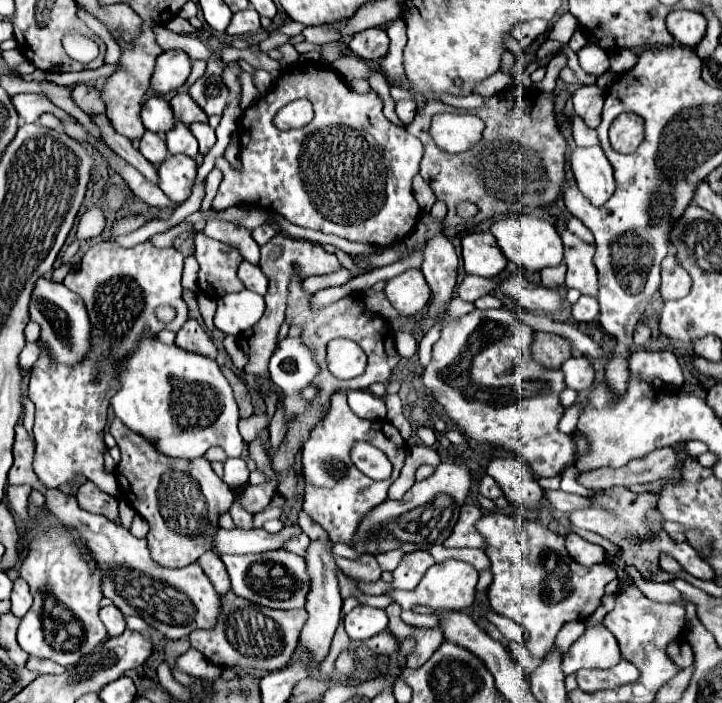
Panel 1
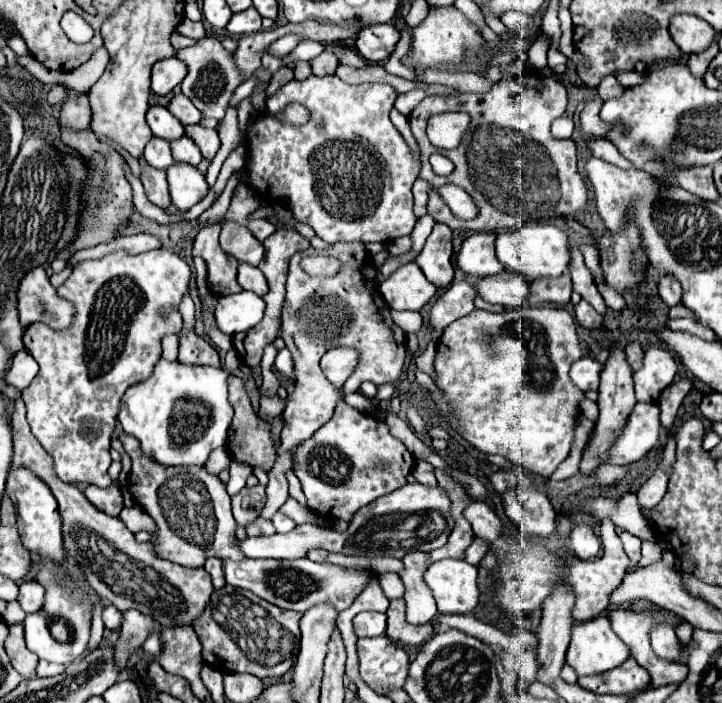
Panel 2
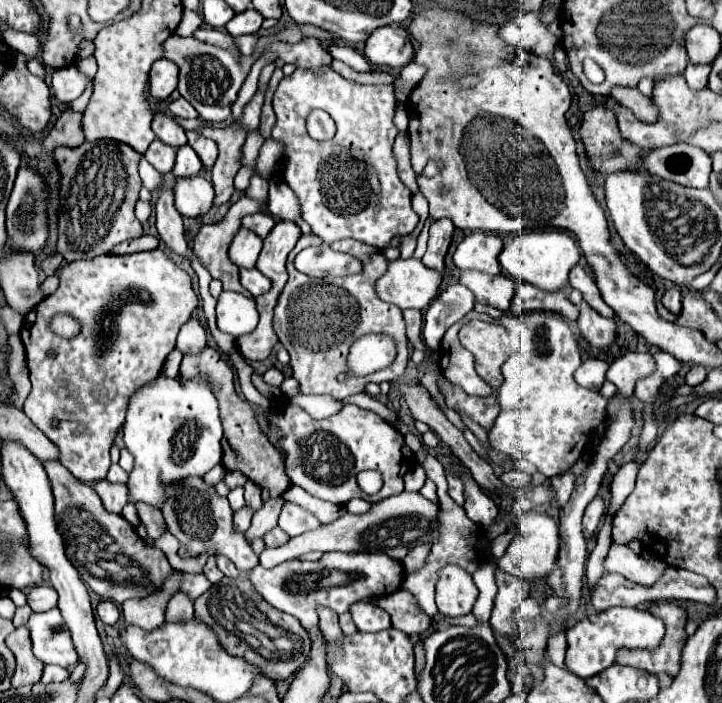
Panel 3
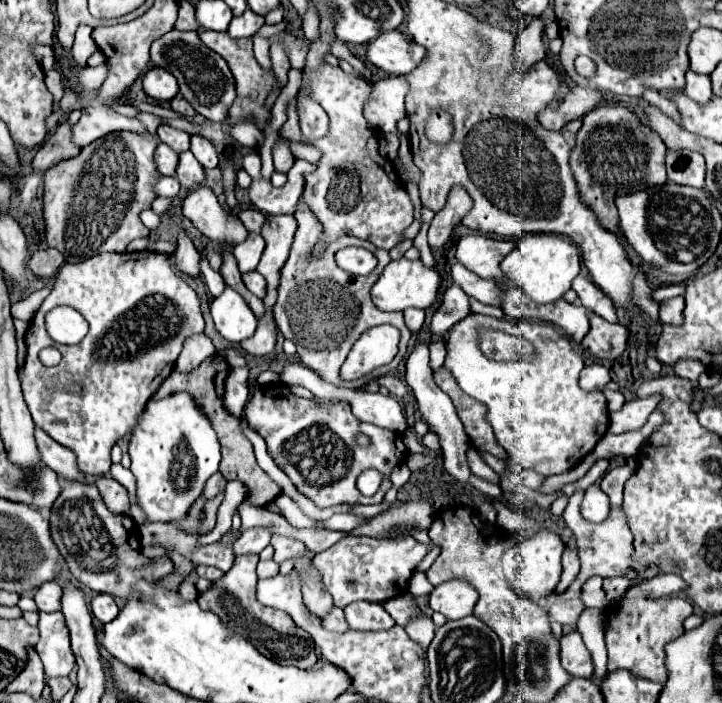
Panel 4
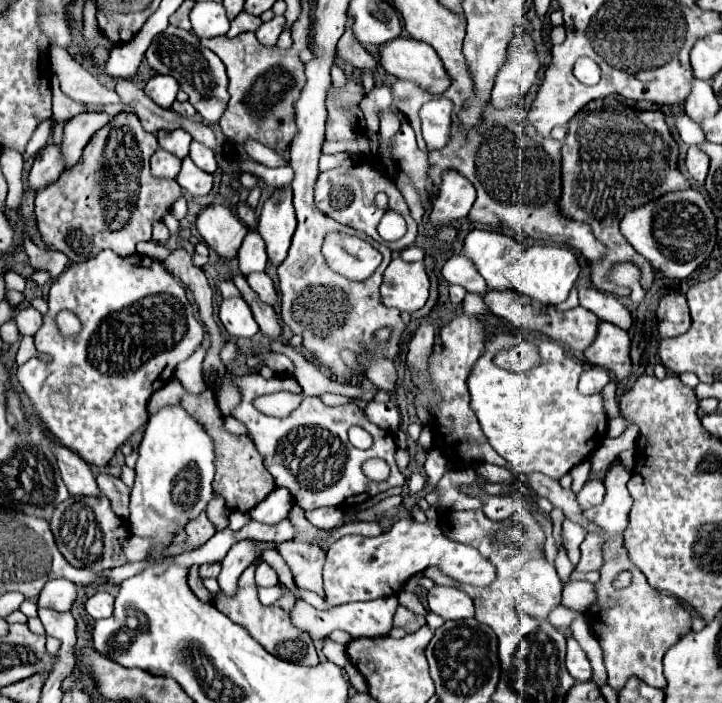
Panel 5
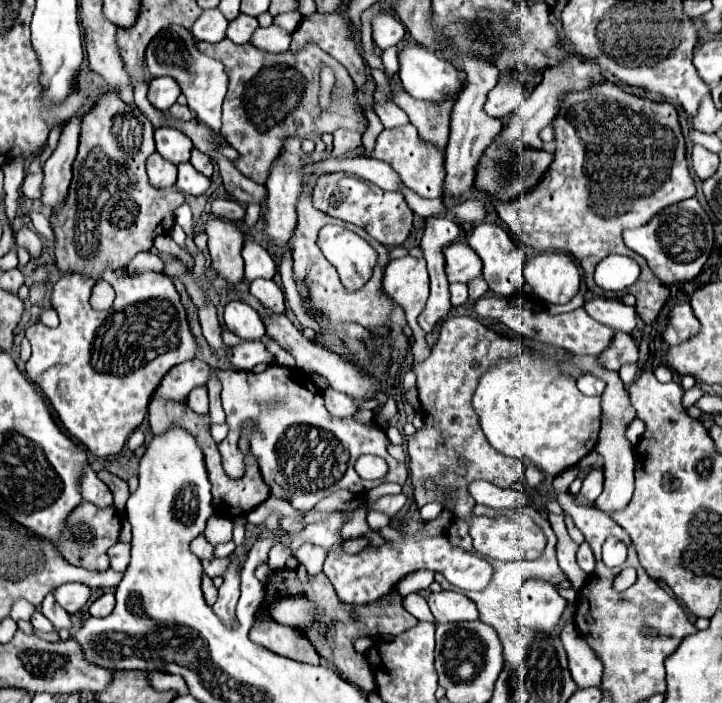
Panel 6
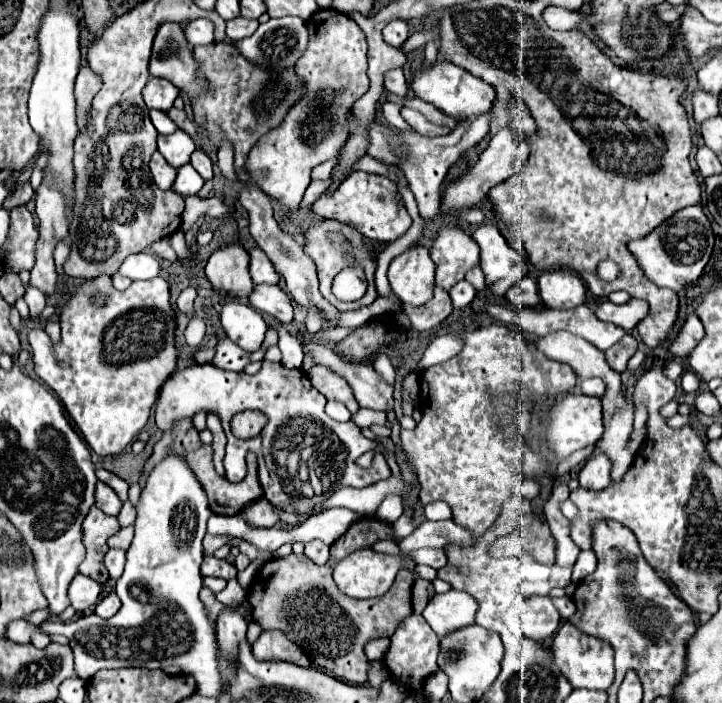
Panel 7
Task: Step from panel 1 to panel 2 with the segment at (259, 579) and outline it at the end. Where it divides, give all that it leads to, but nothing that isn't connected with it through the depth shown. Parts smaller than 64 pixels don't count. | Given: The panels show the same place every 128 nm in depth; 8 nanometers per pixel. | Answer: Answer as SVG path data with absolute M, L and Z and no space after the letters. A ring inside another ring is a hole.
M248 558L242 562L224 560L224 576L230 586L246 588L282 610L294 610L304 614L308 608L320 602L334 604L338 612L348 608L354 602L354 598L366 588L372 574L364 568L344 568L330 562L320 564L308 558L298 558L298 560L250 560Z

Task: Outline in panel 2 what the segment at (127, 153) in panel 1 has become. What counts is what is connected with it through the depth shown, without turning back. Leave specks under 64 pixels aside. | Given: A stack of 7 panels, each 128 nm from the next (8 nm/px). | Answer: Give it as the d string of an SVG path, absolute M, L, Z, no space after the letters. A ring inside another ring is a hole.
M144 160L142 164L142 184L146 190L146 196L152 204L156 204L158 208L166 210L172 200L170 200L170 192L168 192L168 180L166 180L166 172L164 170L156 170L152 166L148 166Z

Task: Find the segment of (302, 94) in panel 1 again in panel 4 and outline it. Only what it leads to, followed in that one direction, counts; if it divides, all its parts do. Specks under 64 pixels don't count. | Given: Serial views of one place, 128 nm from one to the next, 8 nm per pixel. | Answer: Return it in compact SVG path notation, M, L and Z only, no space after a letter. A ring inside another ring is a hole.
M324 64L310 74L312 98L330 116L328 136L314 146L322 150L318 168L306 174L302 200L324 224L328 240L336 240L344 234L370 240L378 248L390 250L404 240L404 230L414 220L414 210L408 192L398 182L398 174L390 160L378 152L378 132L364 118L364 104L372 92L372 86L354 74L346 74L338 66ZM292 100L288 106L288 120L286 124L280 128L280 134L292 142L302 142L302 134L300 134L300 126L298 126L298 114L296 114L296 102Z

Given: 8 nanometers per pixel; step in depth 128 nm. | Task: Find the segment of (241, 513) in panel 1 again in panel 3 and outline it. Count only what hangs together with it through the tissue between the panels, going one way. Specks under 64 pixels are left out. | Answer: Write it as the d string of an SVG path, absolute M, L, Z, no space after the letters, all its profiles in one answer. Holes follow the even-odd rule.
M274 528L274 530L270 530L266 536L264 536L264 542L266 542L266 546L280 546L280 544L286 544L290 540L290 536L282 530L282 528Z

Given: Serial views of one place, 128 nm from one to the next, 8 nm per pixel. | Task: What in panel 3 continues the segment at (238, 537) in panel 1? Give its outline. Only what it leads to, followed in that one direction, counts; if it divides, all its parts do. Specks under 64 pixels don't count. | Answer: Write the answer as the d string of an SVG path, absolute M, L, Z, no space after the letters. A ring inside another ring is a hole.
M402 492L396 496L390 496L382 502L372 504L372 510L366 514L346 514L340 520L326 524L318 530L300 534L292 540L288 540L280 548L266 548L260 554L260 562L264 568L274 568L276 564L282 564L286 560L292 560L296 556L302 556L312 550L330 552L386 552L388 556L402 560L410 548L414 548L418 542L434 542L438 536L438 504L426 500L420 492Z

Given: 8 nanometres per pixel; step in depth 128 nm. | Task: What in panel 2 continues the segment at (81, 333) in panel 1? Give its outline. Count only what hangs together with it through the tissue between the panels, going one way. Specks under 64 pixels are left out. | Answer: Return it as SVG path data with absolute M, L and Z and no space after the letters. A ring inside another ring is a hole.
M36 266L20 280L18 316L22 324L44 322L56 330L70 326L74 318L74 306L56 294L56 288L48 282L44 268ZM16 352L16 356L12 358L12 366L6 372L4 380L6 380L6 384L10 384L14 388L24 390L32 382L34 376L36 376L34 358L28 352Z

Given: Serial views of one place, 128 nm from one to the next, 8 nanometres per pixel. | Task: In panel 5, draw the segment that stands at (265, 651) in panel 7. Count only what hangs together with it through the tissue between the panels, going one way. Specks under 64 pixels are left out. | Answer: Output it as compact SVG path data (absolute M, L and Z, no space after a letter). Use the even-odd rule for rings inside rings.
M248 566L244 570L244 574L240 576L240 582L238 582L238 590L232 598L226 598L222 594L216 594L214 596L214 606L228 614L236 624L242 624L248 634L260 642L270 654L282 658L282 660L290 660L290 662L296 662L296 664L304 664L304 666L316 666L318 664L318 654L316 654L316 648L312 644L312 638L306 634L306 632L300 632L298 628L292 626L290 622L290 609L294 607L296 597L293 592L287 589L283 584L278 583L283 589L285 589L284 595L270 606L262 606L260 600L258 600L258 594L256 594L256 584L254 584L254 568L256 566Z

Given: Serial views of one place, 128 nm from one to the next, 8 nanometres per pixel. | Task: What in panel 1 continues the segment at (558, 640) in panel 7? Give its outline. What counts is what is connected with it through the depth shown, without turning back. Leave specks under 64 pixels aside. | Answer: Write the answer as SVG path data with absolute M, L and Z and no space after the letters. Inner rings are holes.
M596 624L586 626L580 640L568 648L562 660L562 670L564 674L572 674L582 668L612 668L620 660L622 654L616 638L608 628L604 628L604 624ZM674 640L670 646L668 646L668 656L680 666L680 668L688 668L692 666L692 660L694 660L694 654L692 654L692 648L686 640Z

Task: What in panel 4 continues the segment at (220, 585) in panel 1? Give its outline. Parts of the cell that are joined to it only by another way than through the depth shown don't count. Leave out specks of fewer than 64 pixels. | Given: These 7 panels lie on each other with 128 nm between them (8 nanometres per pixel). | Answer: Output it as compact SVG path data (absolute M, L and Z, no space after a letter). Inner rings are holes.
M196 566L196 574L198 574L200 578L206 578L206 580L216 582L216 580L222 576L222 570L218 570L218 568L214 568L214 566Z

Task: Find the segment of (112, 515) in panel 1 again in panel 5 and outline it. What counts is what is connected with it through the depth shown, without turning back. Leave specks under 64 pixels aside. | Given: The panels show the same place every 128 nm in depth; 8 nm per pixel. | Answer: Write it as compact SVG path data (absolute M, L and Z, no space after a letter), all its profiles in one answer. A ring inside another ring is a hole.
M98 474L96 478L100 492L112 502L112 510L122 520L128 520L128 502L130 502L130 488L116 476L110 474Z

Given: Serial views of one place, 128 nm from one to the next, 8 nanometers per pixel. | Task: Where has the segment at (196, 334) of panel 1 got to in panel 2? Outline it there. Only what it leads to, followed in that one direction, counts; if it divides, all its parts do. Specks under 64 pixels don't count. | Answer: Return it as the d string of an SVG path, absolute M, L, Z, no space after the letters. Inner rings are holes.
M186 332L180 336L180 354L178 360L192 366L222 366L218 352L196 332Z

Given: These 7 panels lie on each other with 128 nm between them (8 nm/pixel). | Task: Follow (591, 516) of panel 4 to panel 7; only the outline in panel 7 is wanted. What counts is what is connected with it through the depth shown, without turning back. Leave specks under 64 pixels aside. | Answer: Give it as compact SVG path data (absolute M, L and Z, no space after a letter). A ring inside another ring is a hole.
M594 452L578 474L580 486L588 490L604 490L610 484L610 472L612 472L612 460L608 460L604 452Z

